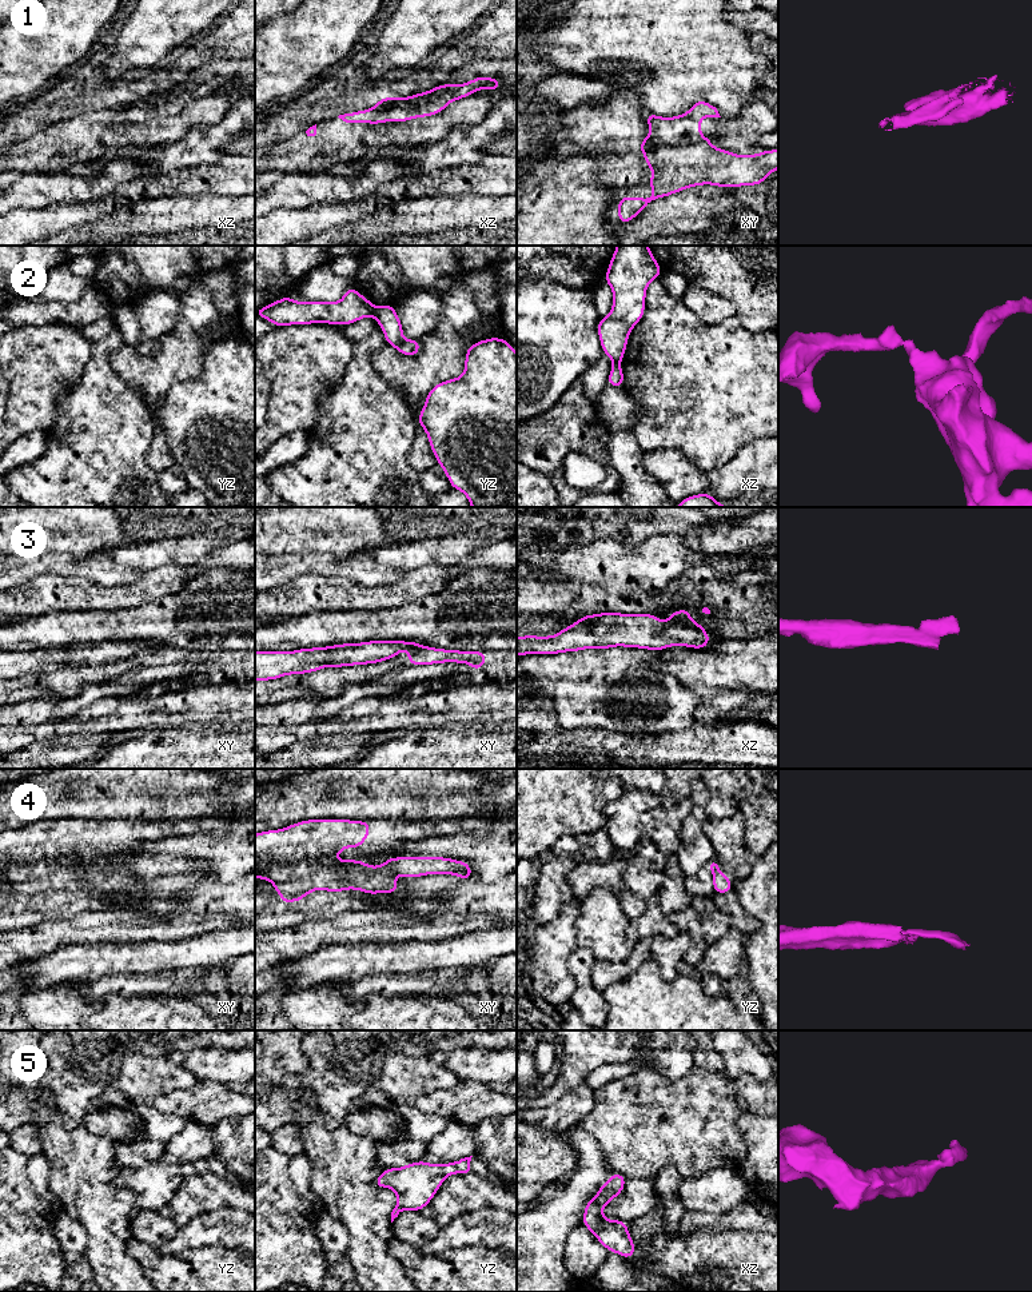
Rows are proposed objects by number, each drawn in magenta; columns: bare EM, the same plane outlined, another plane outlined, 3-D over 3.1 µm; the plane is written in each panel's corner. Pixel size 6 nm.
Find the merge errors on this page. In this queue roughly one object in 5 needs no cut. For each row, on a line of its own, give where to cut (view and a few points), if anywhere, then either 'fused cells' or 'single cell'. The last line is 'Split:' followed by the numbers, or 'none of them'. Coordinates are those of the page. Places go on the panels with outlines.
1: cut xy (709, 139), (677, 144), (644, 144), (640, 147); fused cells
2: cut yz (374, 308), (371, 314); fused cells
3: cut xz (669, 621), (704, 631); fused cells
4: cut xy (378, 866), (394, 874); fused cells
5: cut none; single cell
Split: 1, 2, 3, 4

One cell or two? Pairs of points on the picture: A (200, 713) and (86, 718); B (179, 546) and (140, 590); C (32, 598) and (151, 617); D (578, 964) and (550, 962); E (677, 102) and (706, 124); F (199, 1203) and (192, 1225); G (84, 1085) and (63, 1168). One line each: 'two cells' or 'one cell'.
A: one cell
B: two cells
C: two cells
D: two cells
E: two cells
F: two cells
G: two cells

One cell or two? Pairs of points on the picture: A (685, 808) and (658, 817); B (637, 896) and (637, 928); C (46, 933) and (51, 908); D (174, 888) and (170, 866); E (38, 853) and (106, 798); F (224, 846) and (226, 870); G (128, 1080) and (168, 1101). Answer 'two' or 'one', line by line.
A: one
B: two
C: two
D: one
E: two
F: one
G: two

